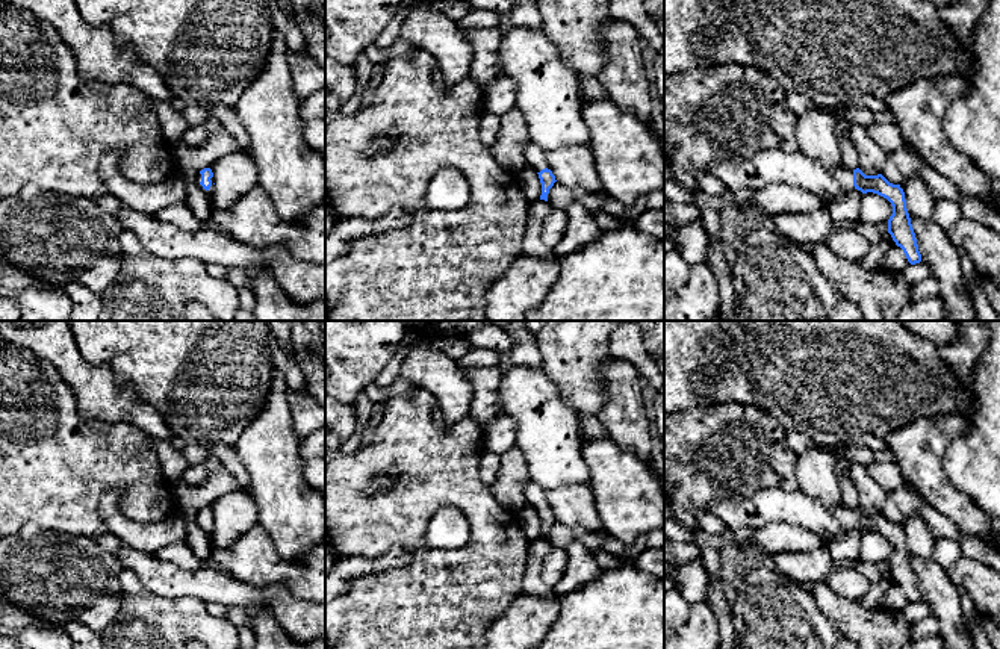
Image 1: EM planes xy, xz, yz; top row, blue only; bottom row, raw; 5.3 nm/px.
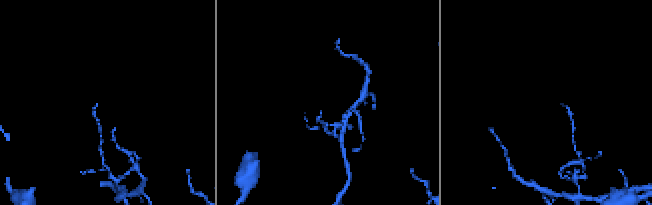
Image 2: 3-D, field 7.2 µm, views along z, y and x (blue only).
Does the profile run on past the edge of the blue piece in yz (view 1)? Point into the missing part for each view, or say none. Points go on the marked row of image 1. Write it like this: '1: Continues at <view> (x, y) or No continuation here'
1: No continuation here

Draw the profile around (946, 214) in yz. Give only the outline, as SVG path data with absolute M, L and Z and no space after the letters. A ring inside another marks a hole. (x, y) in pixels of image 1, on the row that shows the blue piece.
M935 200L933 219L943 230L953 227L961 218L958 204L950 200Z

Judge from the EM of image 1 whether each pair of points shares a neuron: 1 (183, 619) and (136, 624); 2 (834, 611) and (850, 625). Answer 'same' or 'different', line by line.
1: same
2: same

